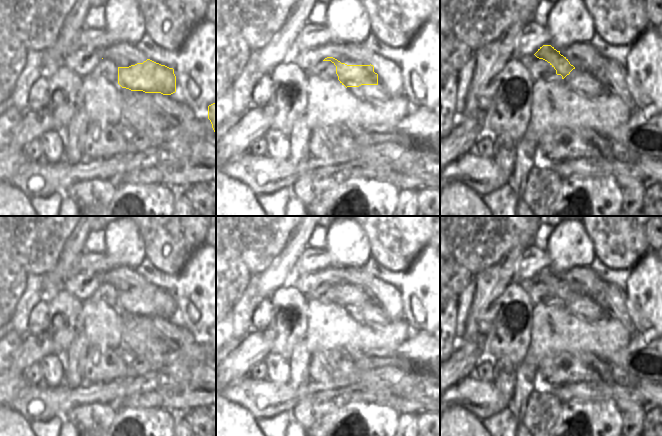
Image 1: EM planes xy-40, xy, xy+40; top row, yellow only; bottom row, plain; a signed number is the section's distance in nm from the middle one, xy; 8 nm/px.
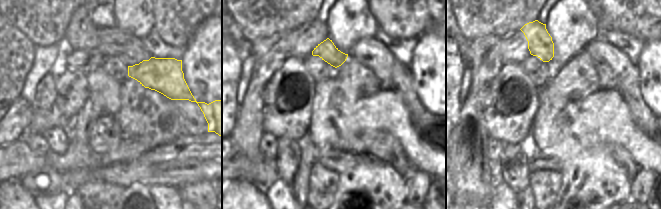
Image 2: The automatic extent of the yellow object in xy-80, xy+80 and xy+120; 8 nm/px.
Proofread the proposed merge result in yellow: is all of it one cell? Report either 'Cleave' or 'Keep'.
Keep.

